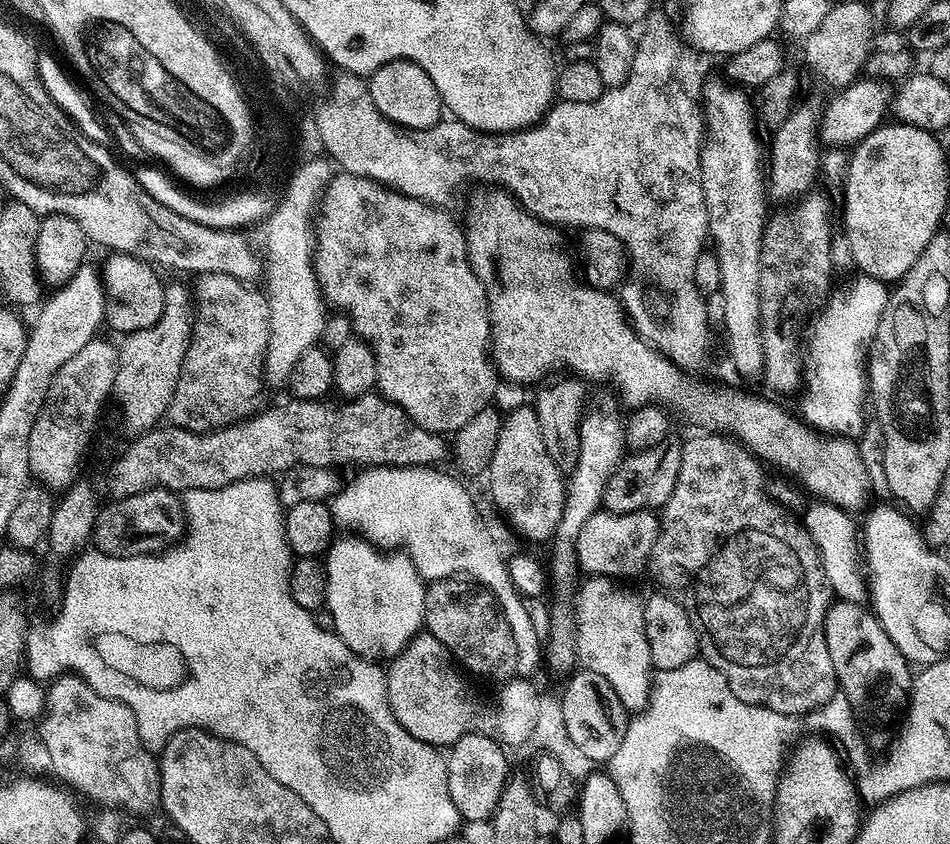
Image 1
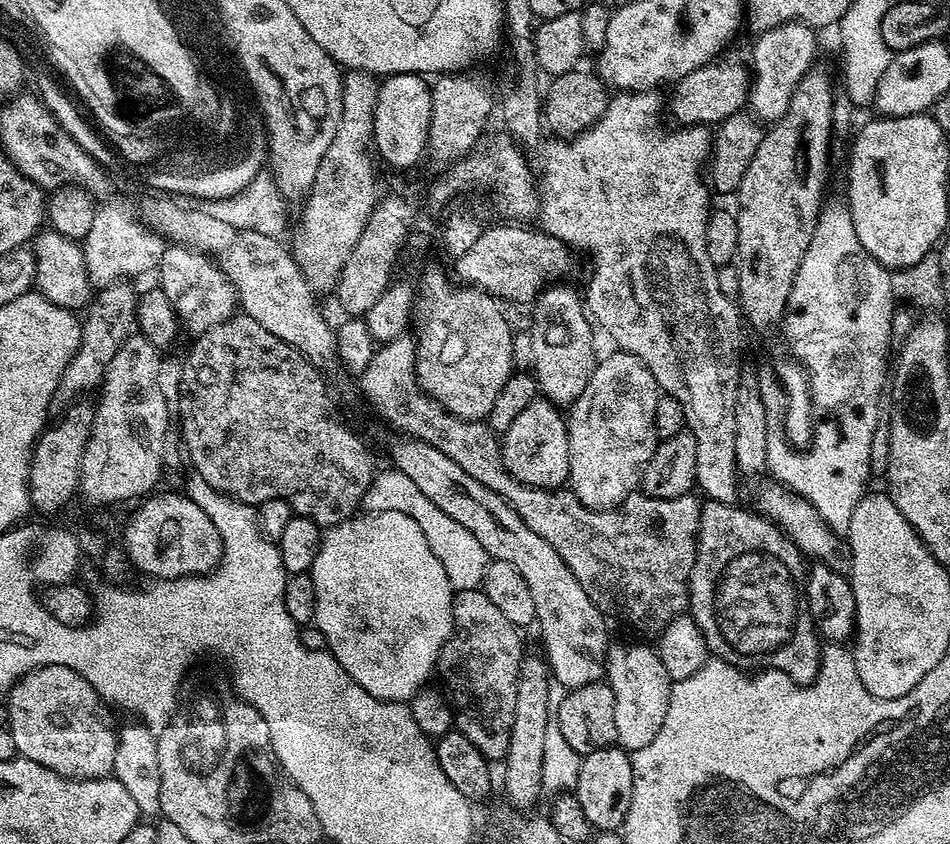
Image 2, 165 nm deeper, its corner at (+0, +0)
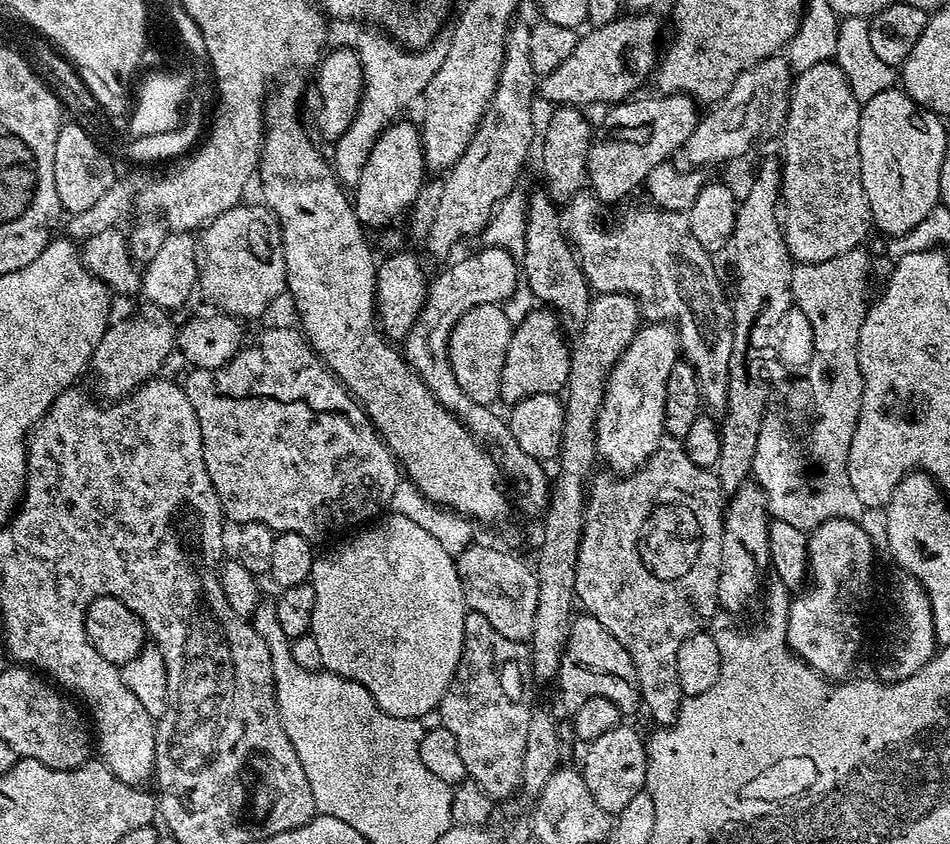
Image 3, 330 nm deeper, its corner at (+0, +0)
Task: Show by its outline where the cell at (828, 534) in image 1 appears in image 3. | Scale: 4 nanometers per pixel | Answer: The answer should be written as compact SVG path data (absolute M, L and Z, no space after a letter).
M581 190L573 200L569 200L562 208L562 227L565 237L570 241L580 262L580 269L584 271L584 278L588 281L589 289L593 293L602 292L621 292L627 296L633 296L636 304L640 308L641 317L648 322L671 322L676 329L676 336L680 339L680 351L683 359L692 369L696 371L696 377L700 383L700 399L703 407L709 413L723 413L726 406L726 394L728 393L728 375L730 374L730 346L732 345L732 306L726 299L724 300L724 288L720 285L720 280L716 277L716 268L712 265L713 257L706 250L702 250L702 245L698 243L698 238L694 238L694 234L690 230L690 222L687 215L683 212L671 212L665 208L657 208L655 206L647 206L648 208L632 208L617 224L612 224L609 228L604 228L604 224L600 221L600 211L602 205L591 191Z

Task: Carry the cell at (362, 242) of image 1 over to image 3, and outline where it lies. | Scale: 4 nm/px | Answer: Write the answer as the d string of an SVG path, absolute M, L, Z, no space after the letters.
M481 306L462 314L450 334L448 361L454 378L458 378L458 386L462 386L464 393L476 404L492 406L497 403L502 382L502 362L506 362L506 346L510 346L513 327L503 307Z

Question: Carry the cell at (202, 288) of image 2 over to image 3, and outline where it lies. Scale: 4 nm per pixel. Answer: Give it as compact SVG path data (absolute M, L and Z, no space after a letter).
M241 202L236 204L230 210L226 210L222 214L218 214L214 219L209 220L206 227L199 233L198 236L198 292L201 292L210 303L213 304L213 309L219 310L221 313L239 318L241 321L249 322L248 320L256 320L280 295L285 295L286 285L288 283L288 275L284 269L284 251L280 245L280 224L276 220L276 215L265 208L263 203L248 204L249 202Z

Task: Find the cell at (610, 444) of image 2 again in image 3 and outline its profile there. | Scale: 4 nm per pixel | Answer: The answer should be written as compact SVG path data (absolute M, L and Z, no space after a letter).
M648 322L634 334L630 346L610 370L602 406L596 419L596 454L612 474L636 472L661 447L665 439L666 382L681 355L680 339L668 322Z

